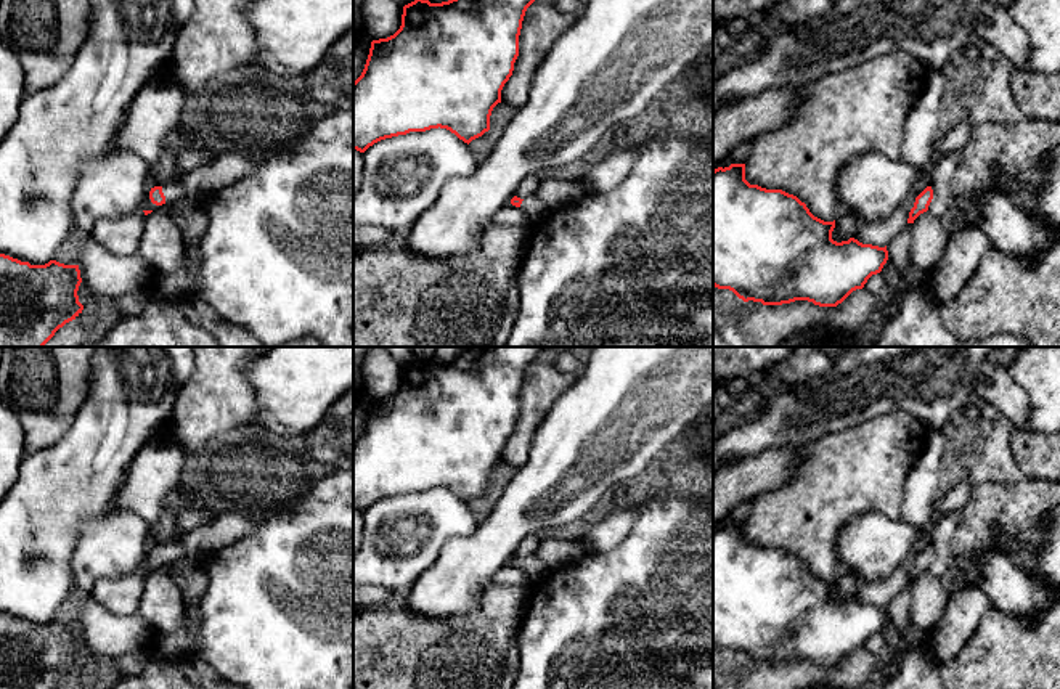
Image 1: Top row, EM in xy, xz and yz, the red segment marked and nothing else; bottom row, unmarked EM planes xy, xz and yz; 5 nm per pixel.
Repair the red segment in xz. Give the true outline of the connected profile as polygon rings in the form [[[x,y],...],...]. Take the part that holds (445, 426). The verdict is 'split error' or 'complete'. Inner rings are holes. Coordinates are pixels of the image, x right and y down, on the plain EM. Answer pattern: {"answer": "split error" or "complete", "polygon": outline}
{"answer": "complete", "polygon": [[[469,347],[442,363],[416,358],[403,366],[400,389],[371,402],[361,435],[353,442],[353,509],[430,488],[446,488],[464,503],[490,490],[493,467],[519,416],[527,368],[548,347]]]}

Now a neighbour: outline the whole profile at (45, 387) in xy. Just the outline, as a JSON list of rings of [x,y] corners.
[[[3,347],[0,397],[18,416],[24,434],[24,456],[55,445],[74,422],[90,382],[95,347]]]

